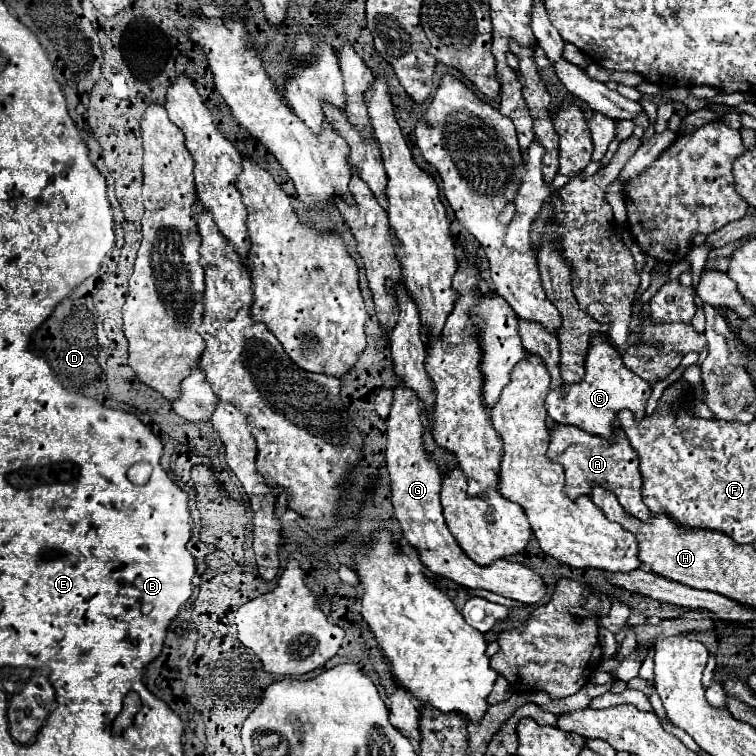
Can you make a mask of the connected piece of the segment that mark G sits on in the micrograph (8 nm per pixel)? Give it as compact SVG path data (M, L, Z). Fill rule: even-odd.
M399 382L399 386L393 390L393 406L387 418L385 462L387 472L391 476L391 496L395 508L393 514L401 524L403 536L407 538L411 548L417 550L421 562L437 576L445 576L465 588L483 588L523 604L541 602L547 594L547 588L537 572L509 560L497 560L491 566L477 566L465 556L465 552L459 548L457 540L449 532L439 502L441 474L437 470L437 464L433 464L433 460L423 448L425 426L421 422L421 408L421 400L409 388L405 388L403 382Z

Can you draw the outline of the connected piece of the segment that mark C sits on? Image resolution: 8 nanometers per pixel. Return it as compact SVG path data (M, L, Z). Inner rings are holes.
M593 334L589 354L587 354L587 372L583 382L579 384L563 384L561 388L555 388L549 392L545 400L547 414L557 424L577 426L593 436L611 438L613 432L621 426L619 424L619 412L631 410L635 420L645 418L645 406L651 396L651 386L641 380L637 374L633 374L629 368L625 368L623 358L617 354L615 346L609 342L605 334Z

